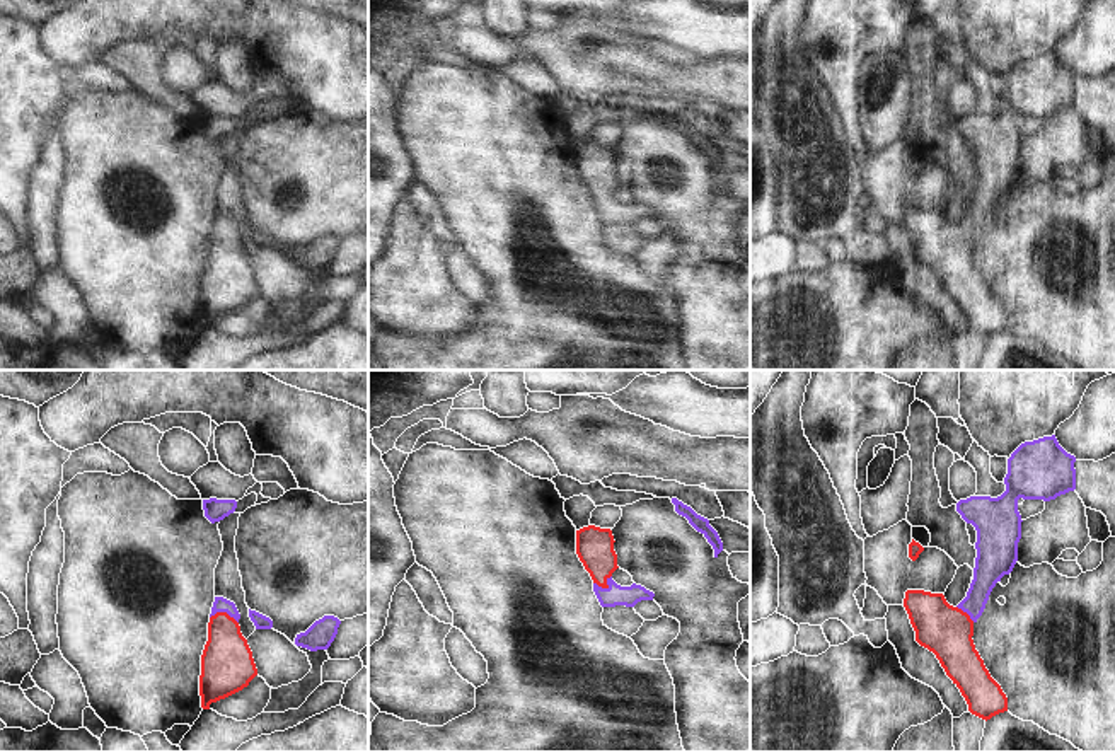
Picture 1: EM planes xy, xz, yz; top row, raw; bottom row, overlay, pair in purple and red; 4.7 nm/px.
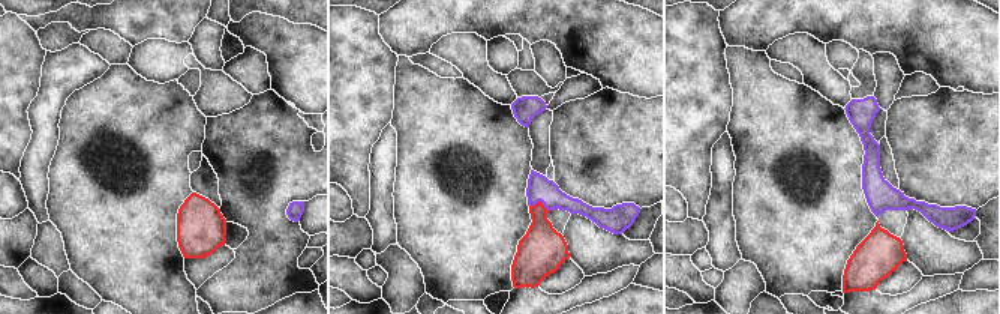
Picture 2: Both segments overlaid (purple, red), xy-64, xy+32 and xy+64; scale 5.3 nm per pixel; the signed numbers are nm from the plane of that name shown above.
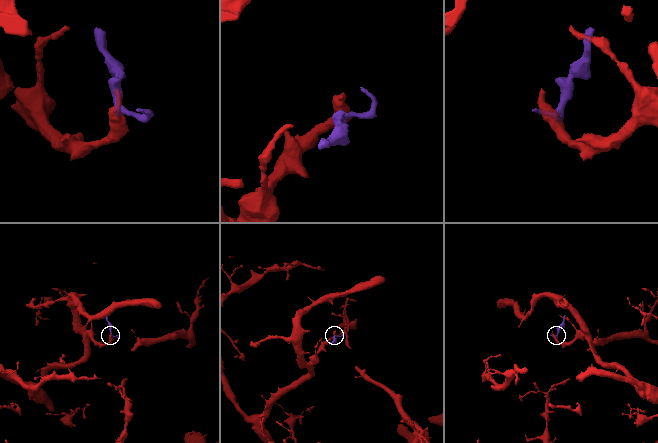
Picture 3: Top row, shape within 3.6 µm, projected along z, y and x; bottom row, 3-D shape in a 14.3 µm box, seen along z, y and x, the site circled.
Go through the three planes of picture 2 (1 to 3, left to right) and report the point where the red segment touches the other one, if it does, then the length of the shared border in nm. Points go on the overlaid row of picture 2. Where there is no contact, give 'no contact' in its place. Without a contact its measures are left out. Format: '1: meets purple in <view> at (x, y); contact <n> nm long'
1: no contact
2: meets purple in xy+32 at (540, 200); contact 120 nm long
3: no contact

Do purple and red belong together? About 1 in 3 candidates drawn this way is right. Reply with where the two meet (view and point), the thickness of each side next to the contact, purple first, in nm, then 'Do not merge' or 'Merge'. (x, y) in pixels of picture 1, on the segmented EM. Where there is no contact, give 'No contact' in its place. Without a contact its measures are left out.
Touches purple at xy (224, 611). Thickness 70 nm (purple) against 240 nm. Merge.

